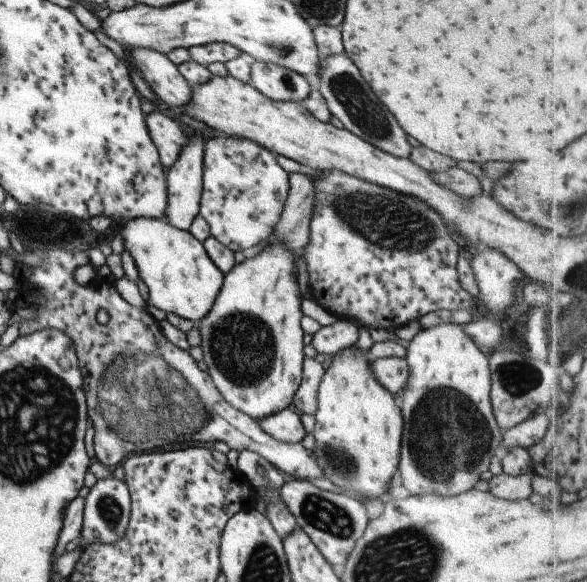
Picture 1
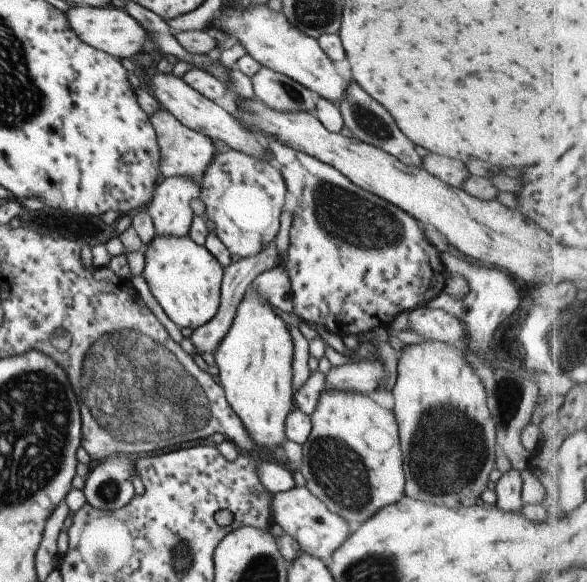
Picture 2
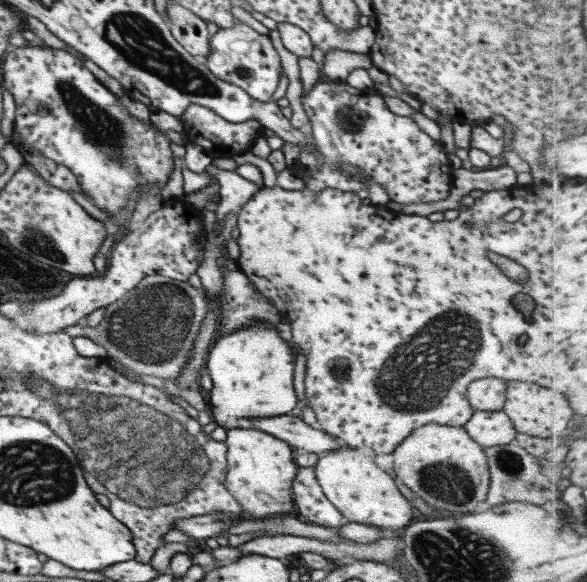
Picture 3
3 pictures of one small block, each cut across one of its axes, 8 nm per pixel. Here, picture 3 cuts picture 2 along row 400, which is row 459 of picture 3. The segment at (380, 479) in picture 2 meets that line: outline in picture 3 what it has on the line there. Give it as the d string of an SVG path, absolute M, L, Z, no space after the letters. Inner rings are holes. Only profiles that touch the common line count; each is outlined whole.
M347 447L341 450L329 451L329 454L319 456L314 466L314 476L322 494L347 522L375 526L388 534L399 534L409 525L411 520L411 504L395 487L391 476L373 463L373 456L363 456L359 450Z

